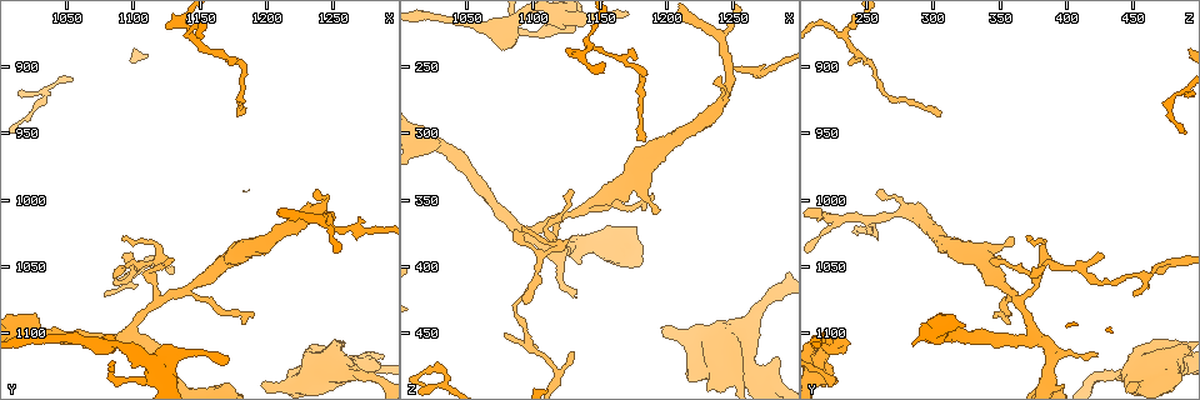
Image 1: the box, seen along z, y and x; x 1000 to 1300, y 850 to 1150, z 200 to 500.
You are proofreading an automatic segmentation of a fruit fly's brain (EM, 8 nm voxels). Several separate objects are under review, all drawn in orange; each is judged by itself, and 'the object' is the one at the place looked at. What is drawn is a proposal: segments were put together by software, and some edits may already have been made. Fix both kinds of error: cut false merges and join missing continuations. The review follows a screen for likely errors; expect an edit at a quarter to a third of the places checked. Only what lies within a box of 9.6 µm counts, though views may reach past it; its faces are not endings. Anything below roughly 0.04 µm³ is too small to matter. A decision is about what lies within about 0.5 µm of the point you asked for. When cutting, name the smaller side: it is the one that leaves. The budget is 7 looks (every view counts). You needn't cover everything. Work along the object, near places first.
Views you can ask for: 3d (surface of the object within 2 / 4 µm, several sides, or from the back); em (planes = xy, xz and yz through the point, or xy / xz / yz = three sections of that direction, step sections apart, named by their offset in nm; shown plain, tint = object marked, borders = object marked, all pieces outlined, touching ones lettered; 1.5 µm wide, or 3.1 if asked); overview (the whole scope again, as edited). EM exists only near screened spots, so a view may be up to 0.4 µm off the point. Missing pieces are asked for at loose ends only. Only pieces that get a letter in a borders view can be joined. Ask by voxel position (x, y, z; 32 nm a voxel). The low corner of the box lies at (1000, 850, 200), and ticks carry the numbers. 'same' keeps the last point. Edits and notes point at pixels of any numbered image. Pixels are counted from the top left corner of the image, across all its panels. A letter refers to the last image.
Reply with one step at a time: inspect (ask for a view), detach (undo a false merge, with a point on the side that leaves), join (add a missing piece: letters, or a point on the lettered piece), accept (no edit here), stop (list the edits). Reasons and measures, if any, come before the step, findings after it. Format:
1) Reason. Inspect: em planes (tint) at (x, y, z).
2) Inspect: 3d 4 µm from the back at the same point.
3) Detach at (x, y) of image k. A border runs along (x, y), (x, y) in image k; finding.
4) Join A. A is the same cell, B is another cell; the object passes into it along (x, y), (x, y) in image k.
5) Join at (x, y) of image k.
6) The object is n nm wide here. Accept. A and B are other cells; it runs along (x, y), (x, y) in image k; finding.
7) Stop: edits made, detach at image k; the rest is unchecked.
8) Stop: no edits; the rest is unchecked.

Abrupt turn. Inspect: em yz step 8 (borders) at (1086, 1134, 224).

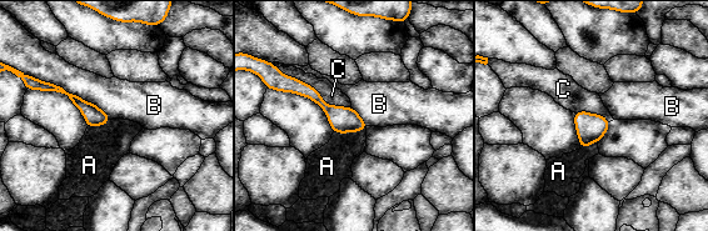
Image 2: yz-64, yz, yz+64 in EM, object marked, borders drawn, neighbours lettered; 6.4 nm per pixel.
The longest contact is with B, 550 nm. Accept. A, B and C are other cells; it runs along (290, 83), (342, 120), (363, 125) in image 2; continuous, no second neuron.

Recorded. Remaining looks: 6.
Arms part here. Inspect: em planes (borders) at (1116, 1076, 364).

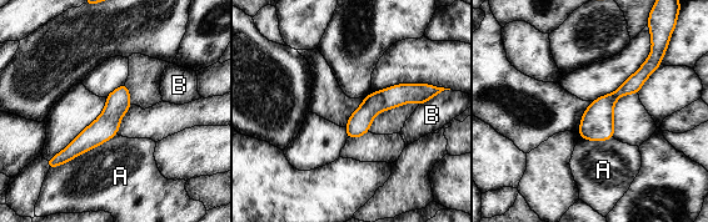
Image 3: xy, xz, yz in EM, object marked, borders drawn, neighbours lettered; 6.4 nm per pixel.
The object is 150 nm wide here; the longest contact is with A, 500 nm. Accept. A and B are other cells; one neuron here.

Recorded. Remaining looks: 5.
Branch stops here. Inspect: 3d 2 µm at (1092, 1026, 372).

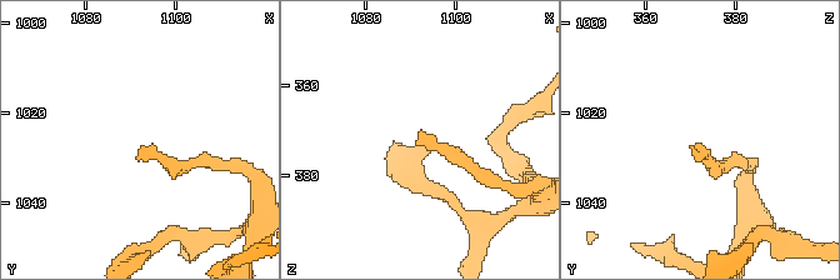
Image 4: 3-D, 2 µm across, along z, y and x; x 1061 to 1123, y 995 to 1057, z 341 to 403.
Now the EM. Inspect: em planes (borders) at (1092, 1028, 370).

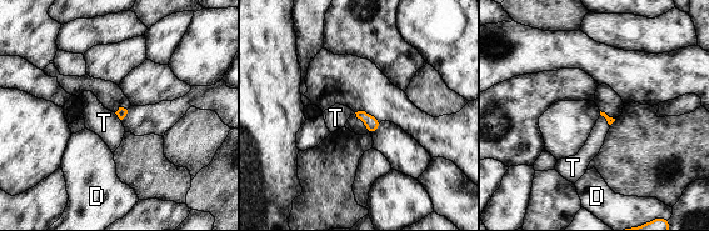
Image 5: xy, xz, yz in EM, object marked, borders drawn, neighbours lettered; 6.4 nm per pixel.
Accept. D and T are other cells; a border runs along (114, 113), (120, 120) in image 5; no lettered piece goes on from it.

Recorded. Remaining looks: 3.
Stop: no edits; the rest is unchecked.

